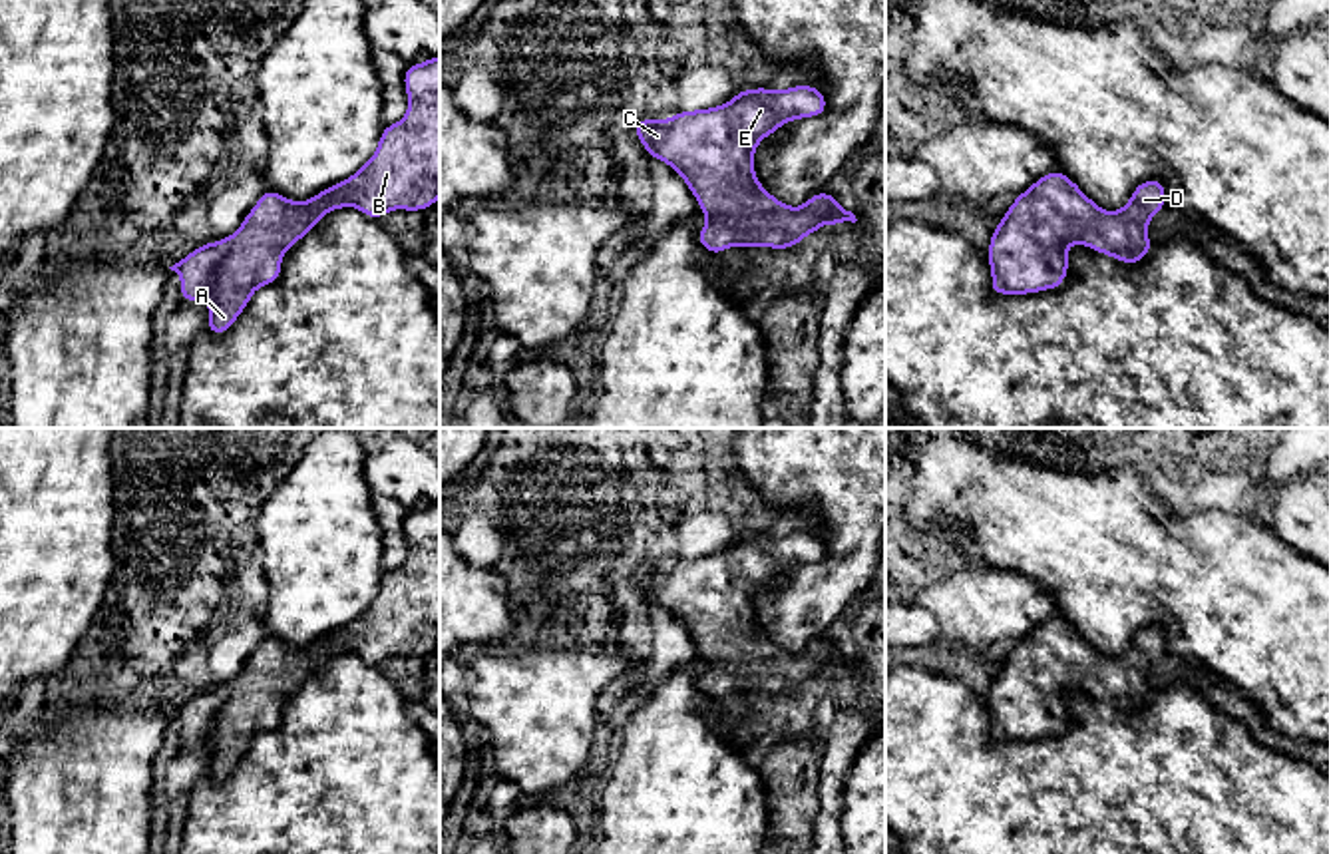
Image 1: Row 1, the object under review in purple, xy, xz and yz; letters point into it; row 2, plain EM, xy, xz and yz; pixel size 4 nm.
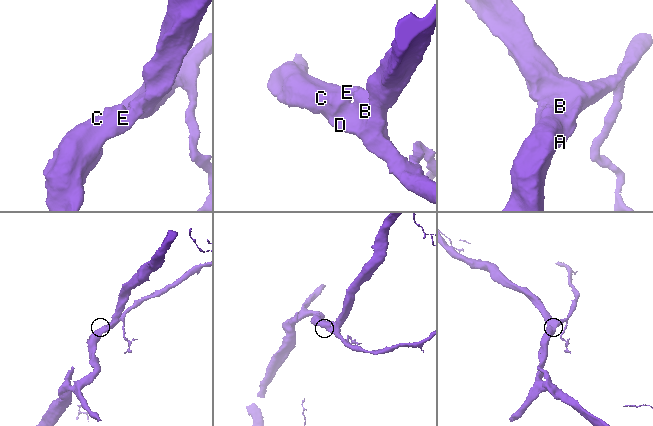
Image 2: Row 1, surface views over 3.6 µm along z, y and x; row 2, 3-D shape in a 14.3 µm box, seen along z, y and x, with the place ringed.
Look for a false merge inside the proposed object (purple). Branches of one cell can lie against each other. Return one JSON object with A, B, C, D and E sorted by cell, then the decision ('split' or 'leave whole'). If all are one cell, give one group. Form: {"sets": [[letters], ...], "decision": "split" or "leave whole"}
{"sets": [["A", "B", "C", "D", "E"]], "decision": "leave whole"}

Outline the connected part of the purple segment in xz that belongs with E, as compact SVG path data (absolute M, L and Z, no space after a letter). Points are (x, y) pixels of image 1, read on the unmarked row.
M792 532L782 537L770 534L738 535L736 543L708 555L678 557L668 565L643 563L635 579L651 605L670 611L694 639L698 655L708 663L696 679L696 687L718 701L728 693L792 695L804 683L826 669L840 673L855 669L855 661L844 655L834 641L820 637L802 653L788 653L770 641L754 621L754 597L758 589L792 565L818 563L828 555L822 535Z

